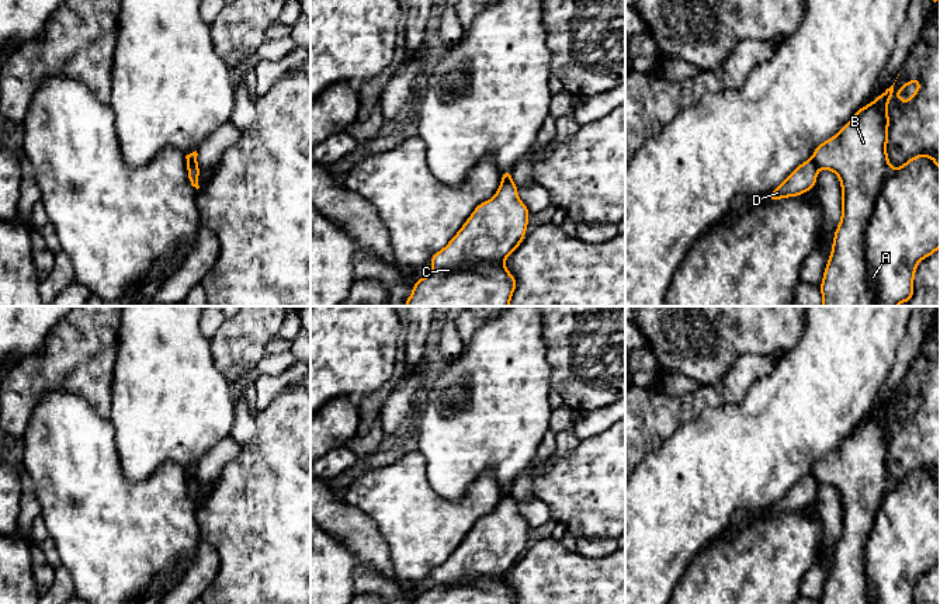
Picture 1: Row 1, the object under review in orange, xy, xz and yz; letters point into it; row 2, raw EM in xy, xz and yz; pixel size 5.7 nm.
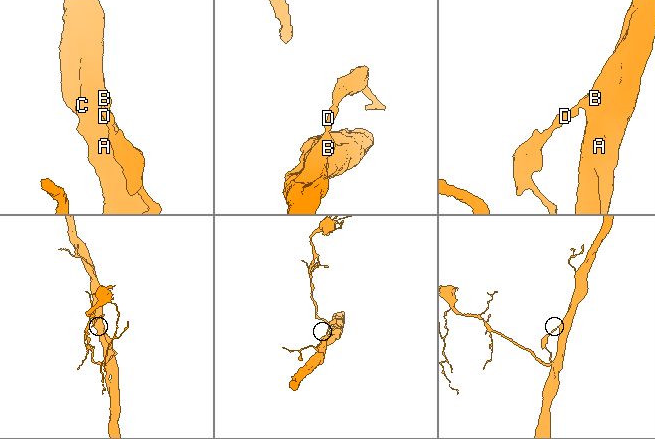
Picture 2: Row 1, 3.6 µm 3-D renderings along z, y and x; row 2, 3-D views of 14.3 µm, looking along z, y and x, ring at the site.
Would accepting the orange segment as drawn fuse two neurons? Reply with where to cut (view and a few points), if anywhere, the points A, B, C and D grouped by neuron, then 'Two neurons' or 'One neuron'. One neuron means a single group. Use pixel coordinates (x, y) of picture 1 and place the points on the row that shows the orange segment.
Split along yz (812, 159), (818, 167). Groups: A B C / D. Two neurons

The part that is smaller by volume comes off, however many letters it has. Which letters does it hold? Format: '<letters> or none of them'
D

